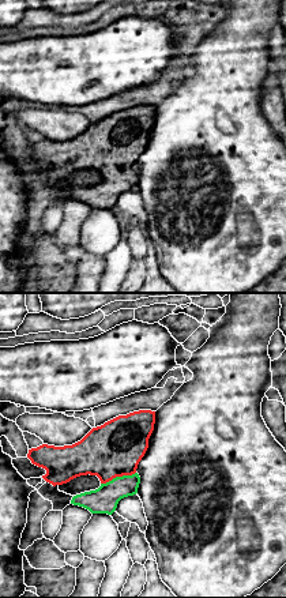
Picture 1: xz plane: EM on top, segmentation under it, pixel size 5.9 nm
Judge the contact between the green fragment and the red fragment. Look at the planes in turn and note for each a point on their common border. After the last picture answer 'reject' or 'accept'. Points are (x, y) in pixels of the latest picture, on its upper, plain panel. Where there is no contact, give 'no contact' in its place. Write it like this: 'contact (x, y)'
contact (117, 172)

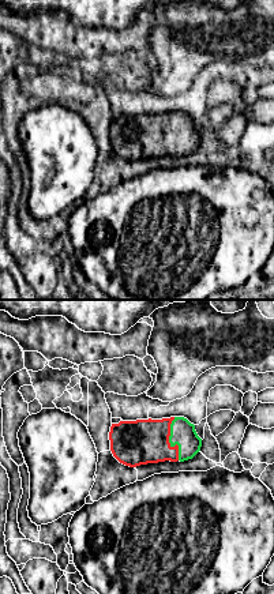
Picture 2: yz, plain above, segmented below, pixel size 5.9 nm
contact (169, 136)

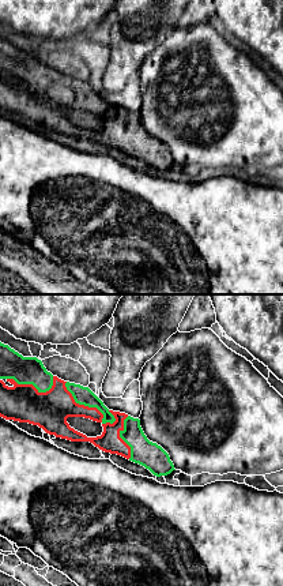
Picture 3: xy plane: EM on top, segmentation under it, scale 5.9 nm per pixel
contact (90, 101)

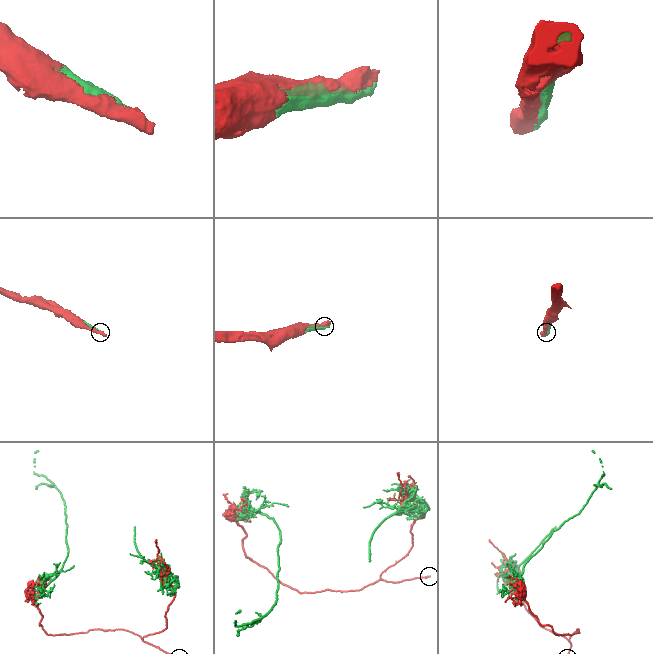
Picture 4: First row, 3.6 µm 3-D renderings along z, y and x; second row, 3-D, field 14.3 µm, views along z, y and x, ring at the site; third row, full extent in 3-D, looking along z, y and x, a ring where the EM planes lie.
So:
accept

